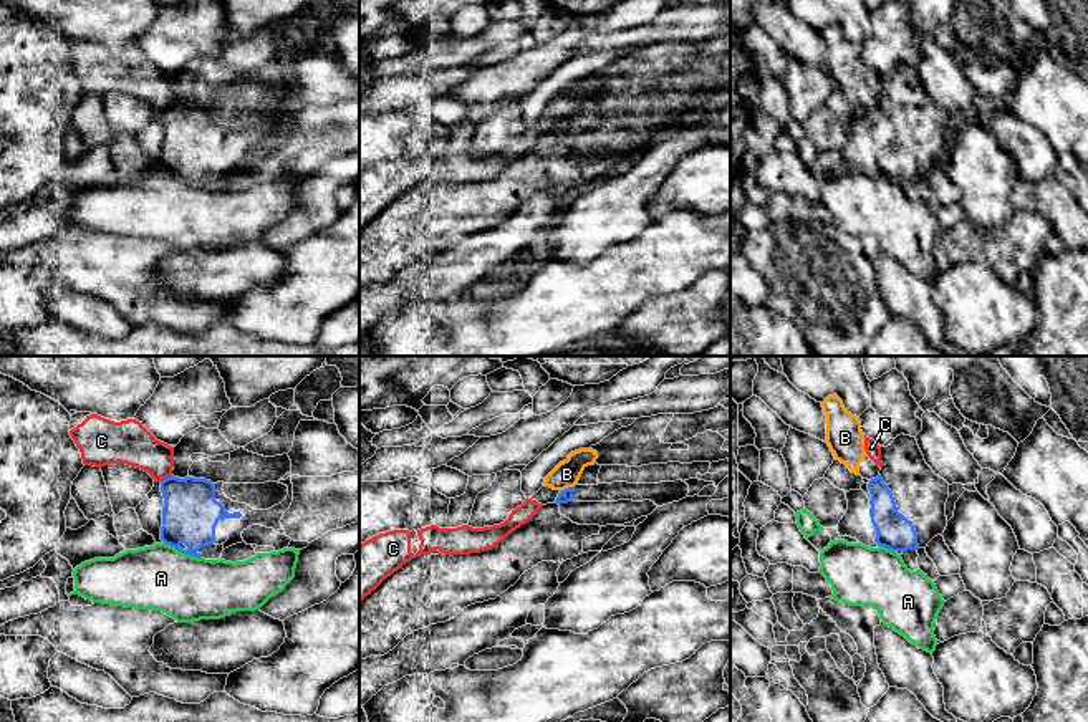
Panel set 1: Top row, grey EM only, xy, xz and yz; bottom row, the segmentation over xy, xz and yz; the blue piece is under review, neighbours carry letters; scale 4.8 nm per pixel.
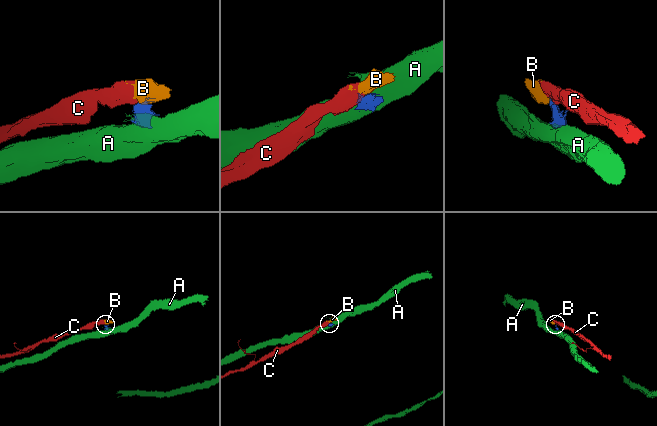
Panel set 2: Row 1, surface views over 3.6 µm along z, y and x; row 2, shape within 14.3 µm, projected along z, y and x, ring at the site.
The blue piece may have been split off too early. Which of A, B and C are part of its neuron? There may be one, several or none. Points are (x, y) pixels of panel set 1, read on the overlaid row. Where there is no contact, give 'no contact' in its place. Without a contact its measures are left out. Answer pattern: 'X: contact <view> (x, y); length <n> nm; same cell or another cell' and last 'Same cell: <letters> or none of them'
A: contact xy (182, 552); length 200 nm; another cell
B: contact xz (568, 487); length 70 nm; another cell
C: contact xy (164, 479); length 70 nm; another cell
Same cell: none of them

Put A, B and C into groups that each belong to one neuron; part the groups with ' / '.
A / B C

